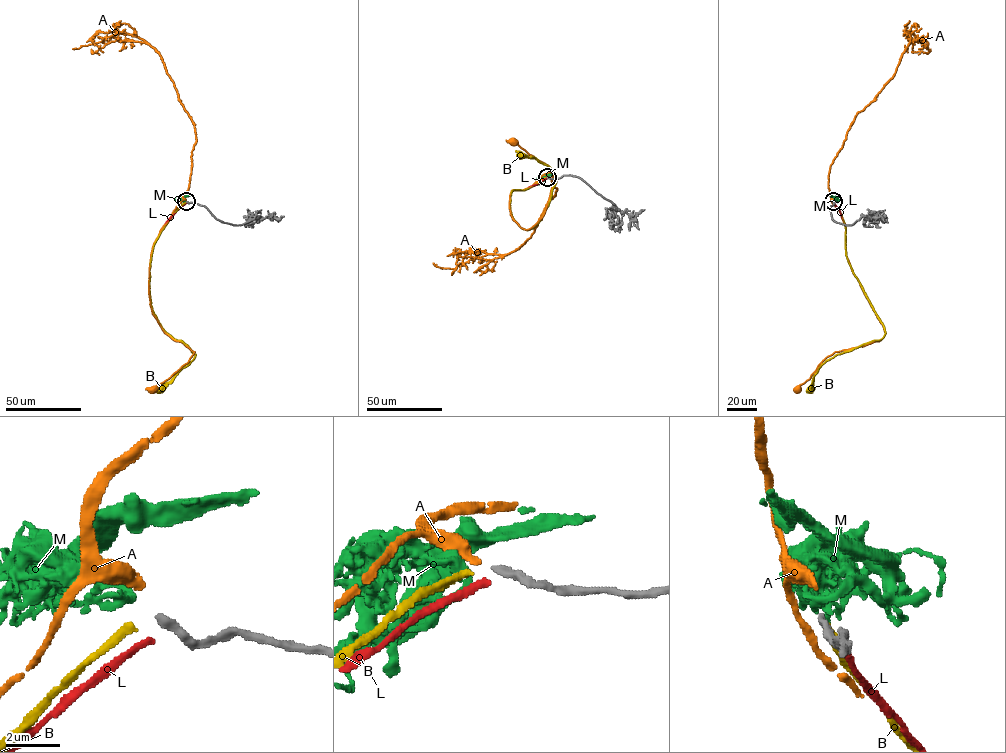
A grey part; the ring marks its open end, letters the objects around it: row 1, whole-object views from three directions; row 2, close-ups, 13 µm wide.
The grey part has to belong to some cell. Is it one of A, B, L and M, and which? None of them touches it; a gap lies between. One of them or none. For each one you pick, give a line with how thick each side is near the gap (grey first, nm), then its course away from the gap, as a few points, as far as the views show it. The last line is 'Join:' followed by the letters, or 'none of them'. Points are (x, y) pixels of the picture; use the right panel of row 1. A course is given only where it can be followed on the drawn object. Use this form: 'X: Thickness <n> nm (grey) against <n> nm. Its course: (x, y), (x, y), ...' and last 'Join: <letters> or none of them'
A: Thickness 280 nm (grey) against 320 nm. Its course: (833, 200), (845, 226), (846, 257), (885, 334), (880, 340), (827, 356), (797, 389)
Join: A

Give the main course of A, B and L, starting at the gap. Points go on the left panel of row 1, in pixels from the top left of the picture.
A: (186, 200), (174, 210), (153, 246), (148, 287), (150, 304), (162, 329), (194, 352), (187, 362), (153, 389)
B: (185, 202), (171, 216), (153, 246), (149, 294), (153, 313), (161, 326), (196, 355), (161, 388)
L: (186, 202), (165, 223)

